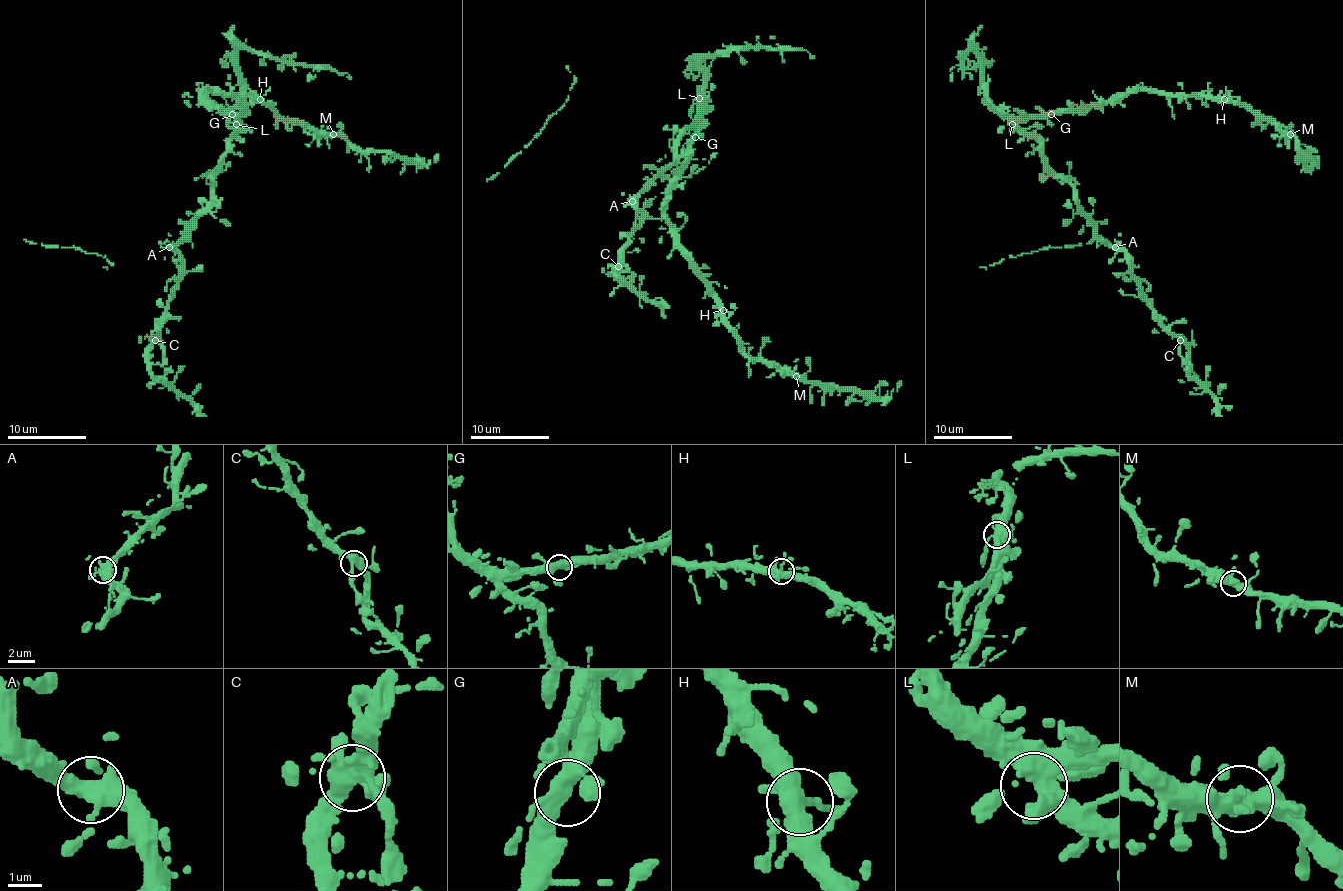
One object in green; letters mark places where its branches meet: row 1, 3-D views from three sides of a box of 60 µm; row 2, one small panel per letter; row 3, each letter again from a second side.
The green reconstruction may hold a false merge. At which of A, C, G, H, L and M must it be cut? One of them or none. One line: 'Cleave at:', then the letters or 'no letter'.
Cleave at: no letter

